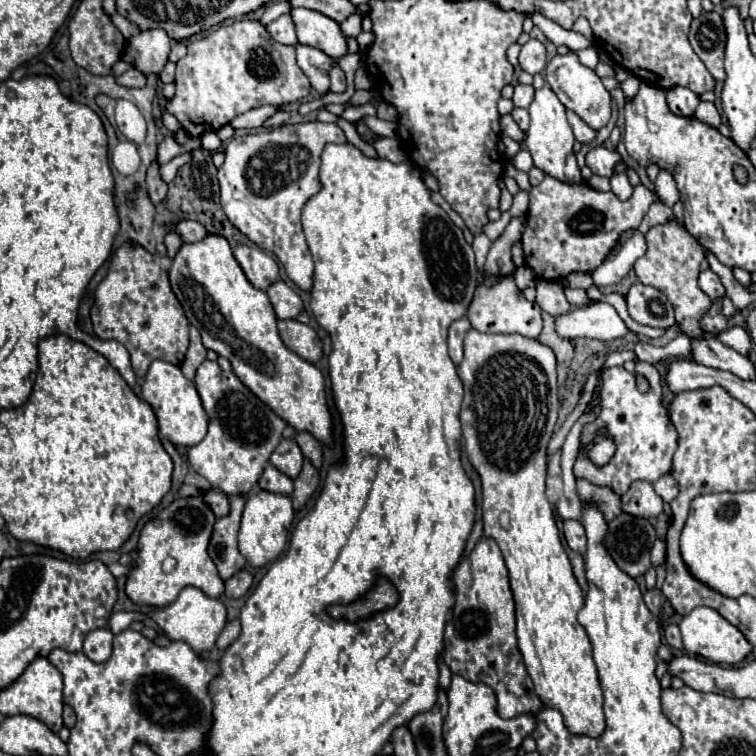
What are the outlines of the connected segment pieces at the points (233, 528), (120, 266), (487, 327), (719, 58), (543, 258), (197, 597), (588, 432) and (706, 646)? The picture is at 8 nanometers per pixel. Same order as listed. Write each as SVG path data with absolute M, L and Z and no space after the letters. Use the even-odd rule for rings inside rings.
M244 495L230 497L230 515L216 521L210 539L208 551L224 581L242 571L242 567L246 565L246 559L238 551L238 523L242 517L244 503L246 503Z
M122 245L112 255L108 275L96 289L90 319L96 337L120 341L128 349L138 379L144 379L154 359L180 365L186 355L188 319L170 289L168 273L160 267L160 257L142 247Z
M498 275L498 279L482 279L482 283L476 285L466 317L480 333L520 333L536 339L542 331L540 313L542 311L536 303L524 299L522 291L514 283L514 275Z
M716 11L702 13L692 21L690 27L690 45L696 55L702 59L706 69L716 81L726 79L724 71L724 45L726 45L726 31L722 25L722 17Z
M544 177L544 181L540 183L540 185L536 185L536 187L532 187L532 191L530 191L530 207L528 207L528 213L526 213L526 229L524 229L524 233L522 233L522 247L524 247L524 257L526 257L526 265L540 277L540 279L552 279L552 281L558 281L558 279L564 279L566 275L570 275L570 273L574 273L574 271L584 271L584 273L594 273L602 263L604 263L604 259L606 259L606 255L610 253L610 249L614 247L614 243L618 241L618 237L624 233L624 231L628 231L628 229L638 229L640 227L640 221L642 221L642 217L646 215L646 211L648 211L648 207L652 205L652 203L656 203L656 201L660 201L660 197L656 195L656 191L654 191L654 195L652 195L652 191L648 189L648 187L644 187L642 183L640 185L636 185L634 187L634 195L628 199L628 201L620 201L614 193L602 193L602 191L596 191L596 189L592 189L592 187L588 187L588 185L570 185L570 183L562 183L562 181L558 181L558 179L554 179L554 177Z
M184 587L172 605L152 611L150 617L166 631L168 639L184 641L194 651L210 651L226 625L226 607L218 599L212 599L202 593L198 587Z
M636 361L636 371L634 373L626 371L624 367L612 367L612 369L604 371L600 397L602 397L600 399L602 411L592 423L588 423L584 427L582 445L592 441L592 437L598 429L606 427L606 431L616 441L616 455L612 457L612 461L608 465L596 469L586 459L584 451L580 449L580 455L578 455L576 465L574 465L574 475L584 477L594 485L602 485L602 487L608 485L618 495L624 495L628 491L630 483L634 483L638 479L654 483L662 475L666 475L672 469L672 455L676 451L678 433L668 419L666 407L662 405L662 381L660 381L660 373L654 369L654 365L644 363L644 361ZM638 375L646 377L648 383L650 383L650 389L646 393L638 391L638 387L636 387L636 377Z
M696 607L692 613L688 613L682 621L680 621L680 631L682 631L682 641L684 641L684 649L688 653L700 655L712 663L740 663L742 659L746 659L746 655L752 651L752 645L748 643L748 639L734 627L730 625L718 611L714 611L712 607Z

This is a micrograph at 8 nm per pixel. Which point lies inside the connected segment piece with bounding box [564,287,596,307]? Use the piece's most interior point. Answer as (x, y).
(577, 297)

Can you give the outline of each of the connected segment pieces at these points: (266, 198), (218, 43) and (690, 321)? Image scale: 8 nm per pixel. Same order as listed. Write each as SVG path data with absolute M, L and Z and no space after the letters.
M312 121L262 129L232 137L224 149L226 159L218 169L220 203L230 223L260 249L274 253L288 277L302 291L310 291L312 287L314 263L300 225L300 211L320 189L318 167L326 143L346 143L346 137L336 123Z
M245 16L223 21L198 34L198 39L188 45L188 55L176 63L176 93L166 101L166 111L196 139L250 109L302 101L310 93L310 81L296 65L292 49L272 41L266 27L256 19Z
M668 219L666 223L652 227L646 233L646 243L648 243L646 255L642 255L634 263L638 281L644 285L656 287L658 291L662 291L668 297L668 301L674 307L676 321L688 337L692 337L692 339L706 337L708 333L702 333L698 327L698 319L712 305L710 297L698 287L698 273L700 273L700 263L704 259L704 247L676 219Z

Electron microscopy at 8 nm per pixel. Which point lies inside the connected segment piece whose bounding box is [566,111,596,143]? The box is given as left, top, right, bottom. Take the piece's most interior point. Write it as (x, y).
(584, 134)

